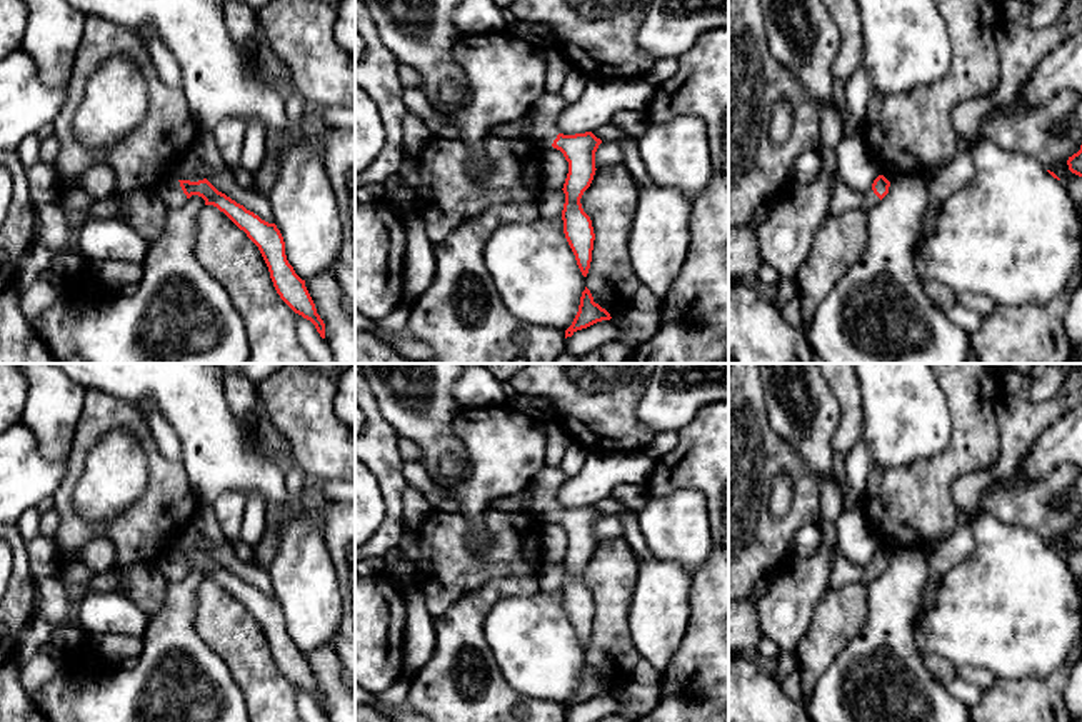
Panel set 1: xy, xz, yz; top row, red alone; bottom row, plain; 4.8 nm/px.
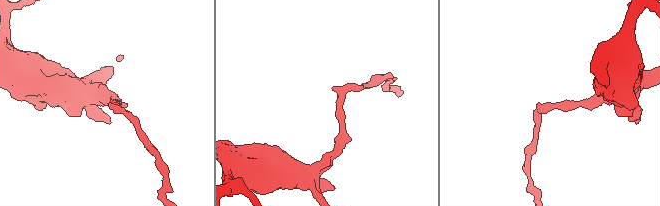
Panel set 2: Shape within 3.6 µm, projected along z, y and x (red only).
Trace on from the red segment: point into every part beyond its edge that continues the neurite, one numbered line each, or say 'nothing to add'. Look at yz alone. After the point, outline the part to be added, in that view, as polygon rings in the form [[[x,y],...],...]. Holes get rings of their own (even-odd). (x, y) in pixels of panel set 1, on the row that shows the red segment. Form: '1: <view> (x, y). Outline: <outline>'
1: yz (842, 199). Outline: [[[837,177],[830,192],[827,215],[840,215],[849,210],[869,212],[880,198],[869,188],[864,193],[854,192],[842,178]]]

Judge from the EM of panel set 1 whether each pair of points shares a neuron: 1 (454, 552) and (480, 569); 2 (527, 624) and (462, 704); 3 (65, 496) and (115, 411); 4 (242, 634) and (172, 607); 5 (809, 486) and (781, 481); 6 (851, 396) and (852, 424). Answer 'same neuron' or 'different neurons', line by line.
1: same neuron
2: different neurons
3: same neuron
4: different neurons
5: different neurons
6: same neuron

